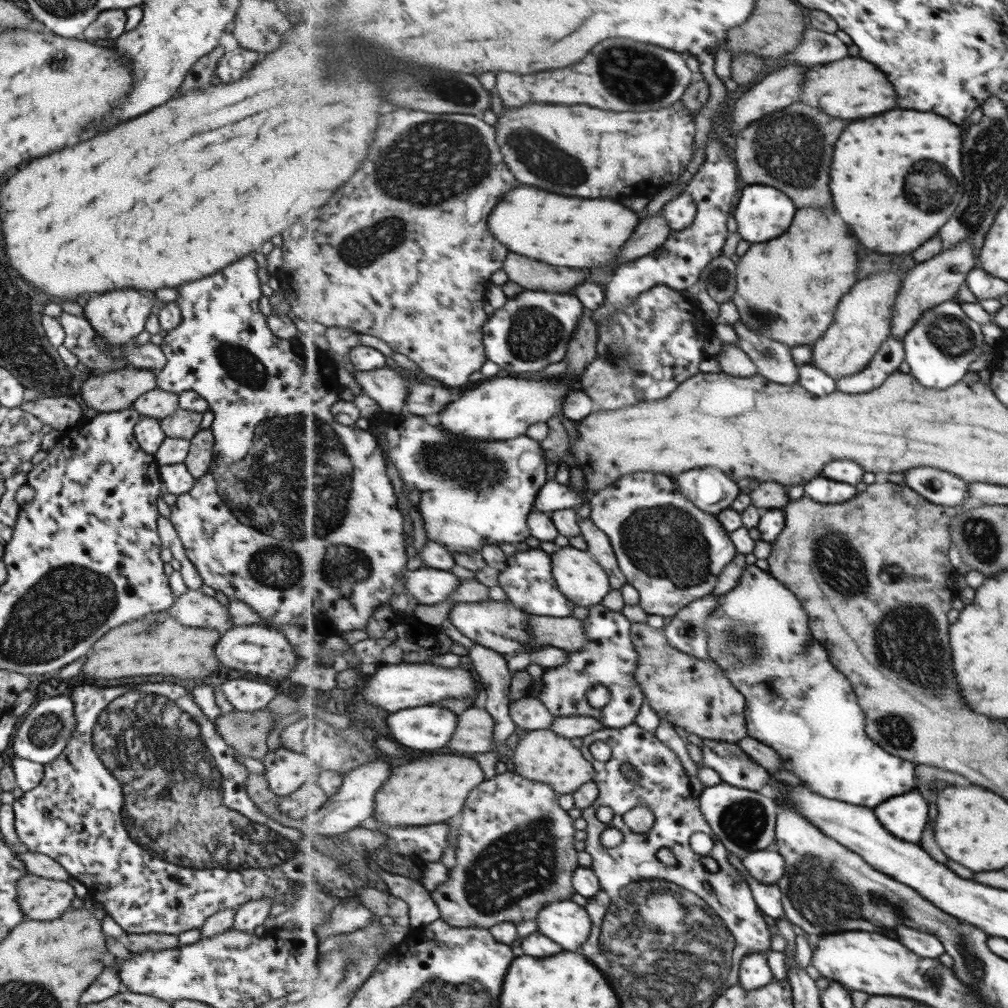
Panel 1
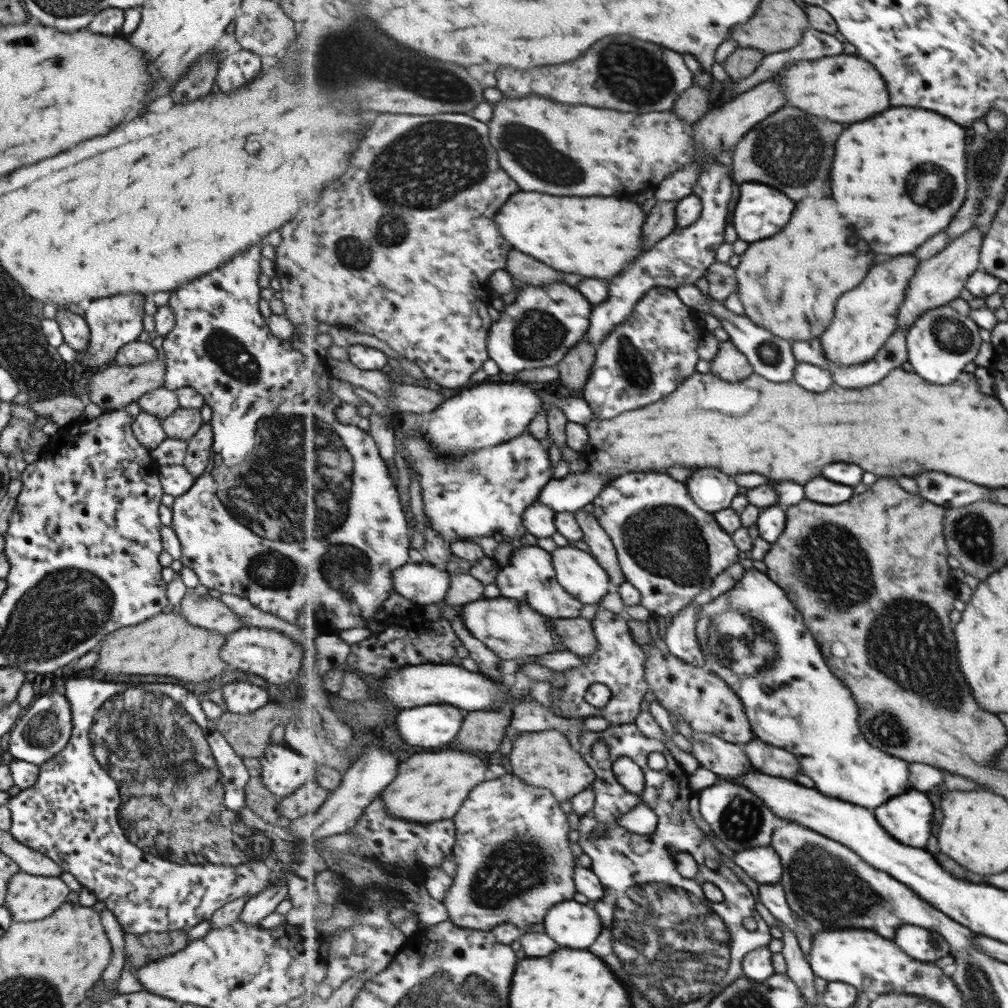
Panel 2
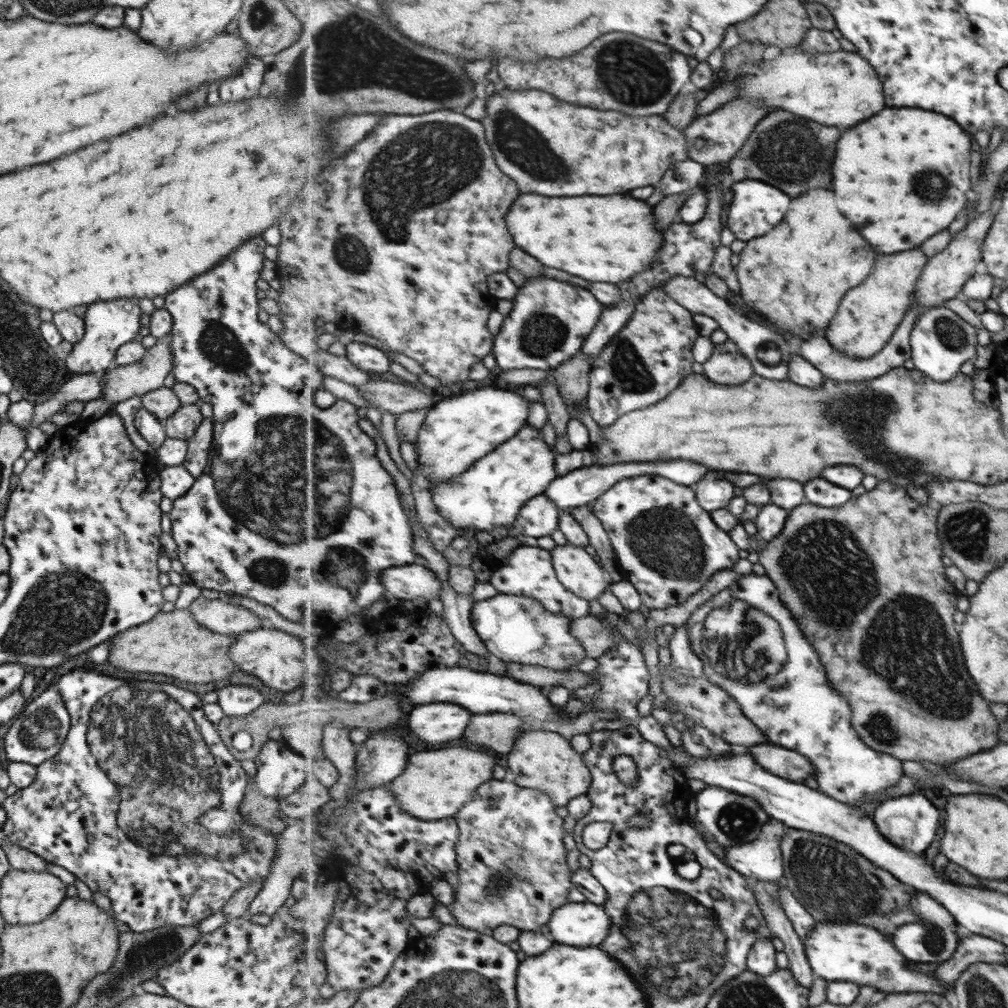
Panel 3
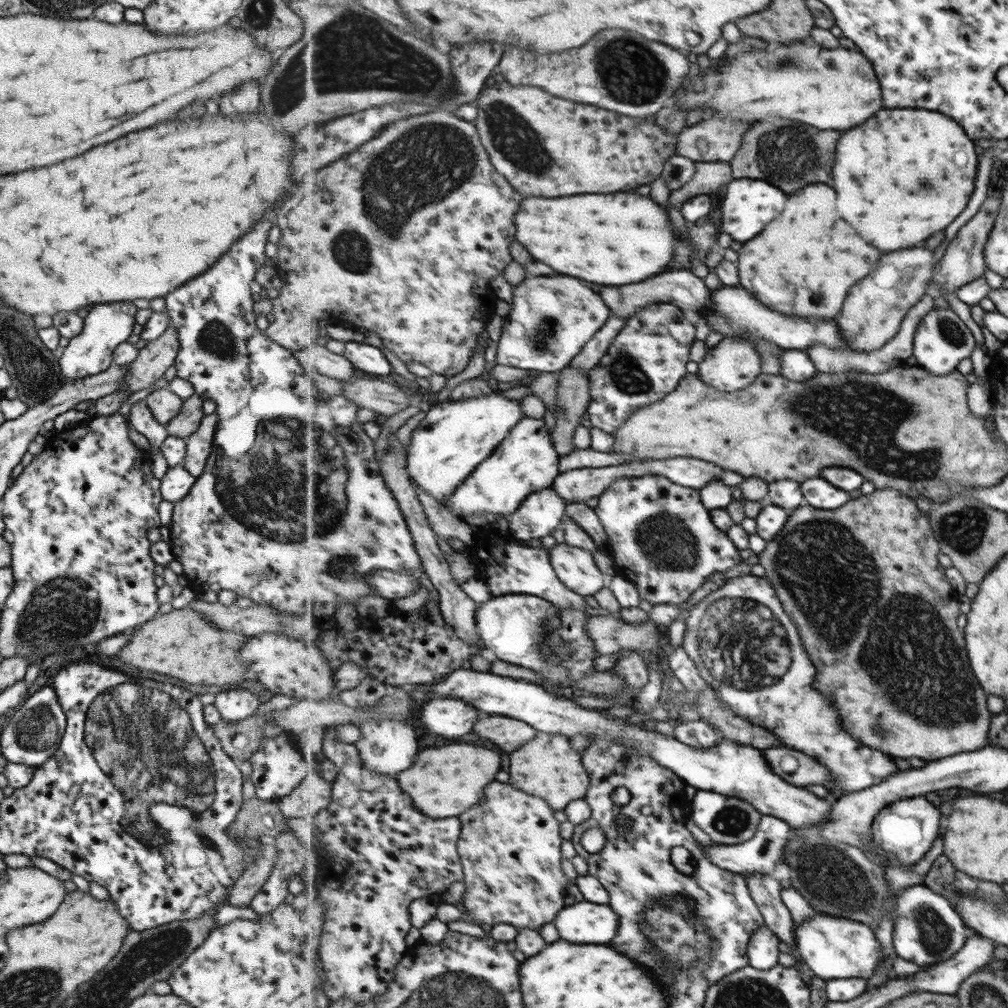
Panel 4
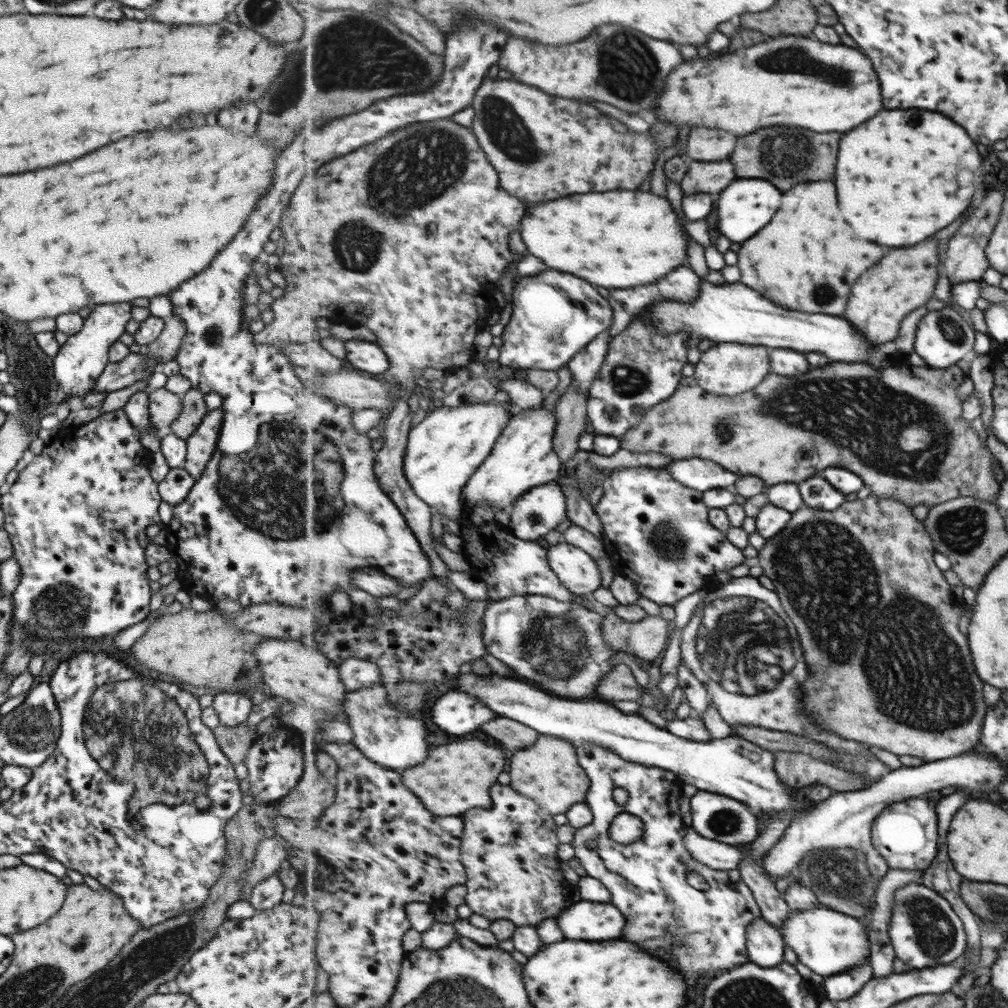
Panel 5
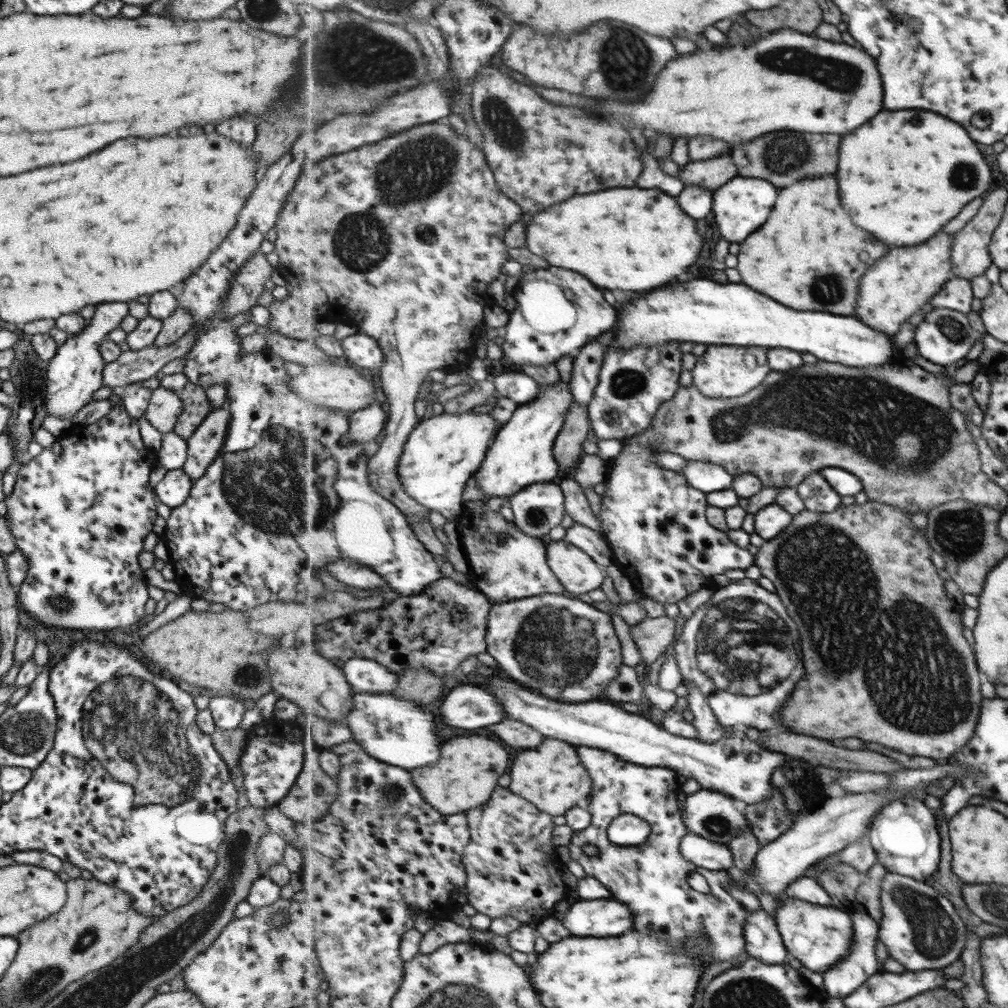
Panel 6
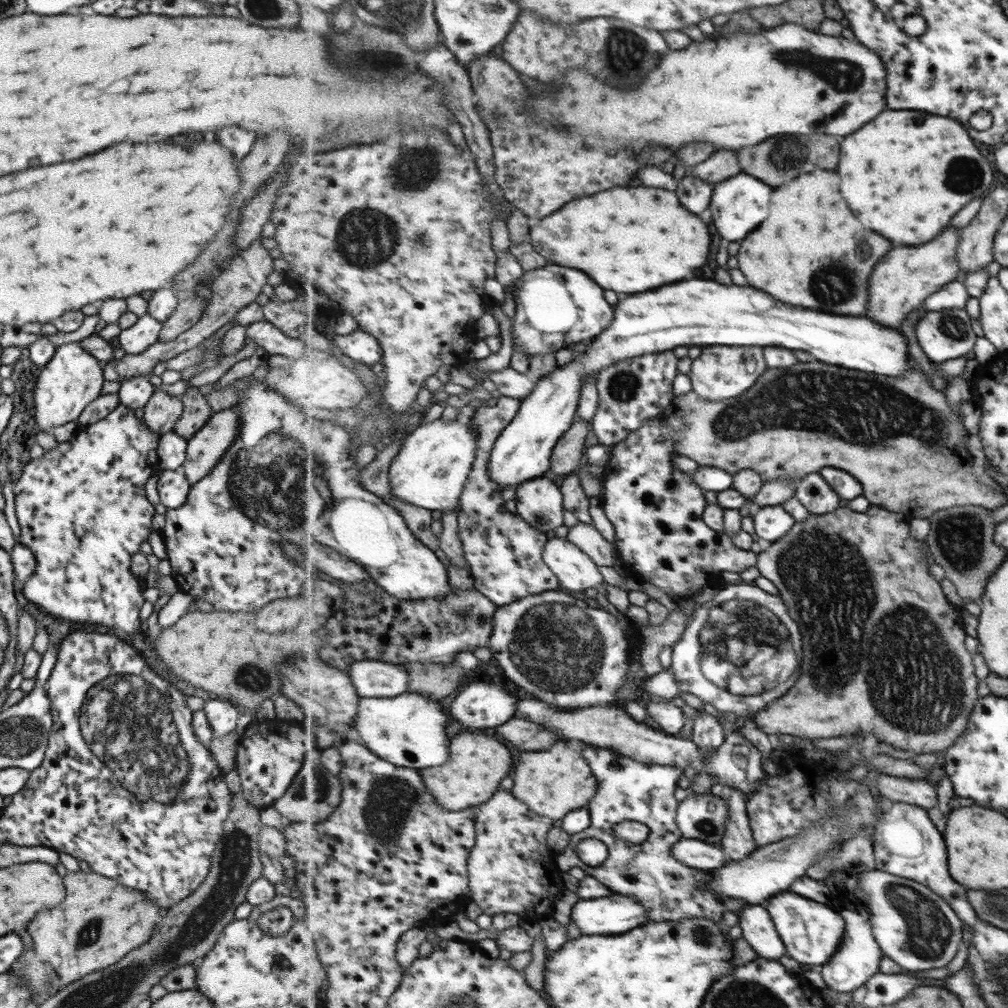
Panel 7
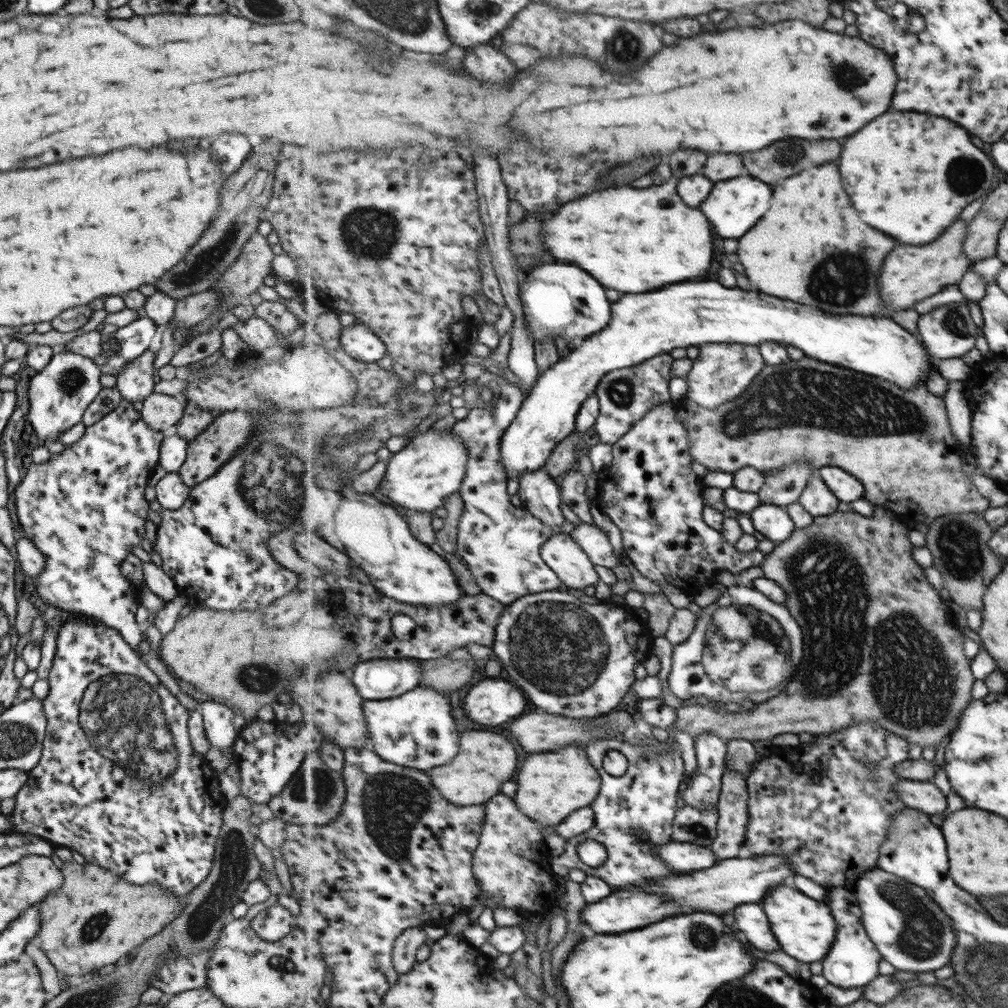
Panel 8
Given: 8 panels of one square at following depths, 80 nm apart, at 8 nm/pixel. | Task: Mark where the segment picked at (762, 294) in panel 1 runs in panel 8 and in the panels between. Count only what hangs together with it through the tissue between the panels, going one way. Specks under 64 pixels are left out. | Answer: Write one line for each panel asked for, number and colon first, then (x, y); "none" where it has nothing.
2: (789, 284)
3: (797, 275)
4: (804, 266)
5: (808, 258)
6: (811, 256)
7: (812, 252)
8: (812, 248)

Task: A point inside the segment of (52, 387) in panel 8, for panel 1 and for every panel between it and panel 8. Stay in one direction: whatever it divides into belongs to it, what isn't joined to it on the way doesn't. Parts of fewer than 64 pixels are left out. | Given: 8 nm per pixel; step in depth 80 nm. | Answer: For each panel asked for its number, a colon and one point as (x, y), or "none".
1: (117, 316)
2: (113, 321)
3: (107, 324)
4: (107, 324)
5: (76, 365)
6: (74, 372)
7: (71, 378)

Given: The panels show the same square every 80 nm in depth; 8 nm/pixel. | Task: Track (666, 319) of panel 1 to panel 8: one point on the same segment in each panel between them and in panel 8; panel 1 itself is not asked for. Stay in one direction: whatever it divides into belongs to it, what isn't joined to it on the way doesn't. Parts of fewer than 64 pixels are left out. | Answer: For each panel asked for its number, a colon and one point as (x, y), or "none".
2: (646, 358)
3: (650, 358)
4: (648, 359)
5: (644, 366)
6: (634, 383)
7: (637, 390)
8: (626, 395)

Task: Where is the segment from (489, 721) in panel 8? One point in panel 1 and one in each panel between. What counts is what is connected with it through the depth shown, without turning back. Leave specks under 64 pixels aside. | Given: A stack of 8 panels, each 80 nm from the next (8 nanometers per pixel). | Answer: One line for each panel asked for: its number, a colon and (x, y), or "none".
1: (428, 727)
2: (434, 726)
3: (439, 722)
4: (448, 717)
5: (458, 712)
6: (469, 707)
7: (480, 704)

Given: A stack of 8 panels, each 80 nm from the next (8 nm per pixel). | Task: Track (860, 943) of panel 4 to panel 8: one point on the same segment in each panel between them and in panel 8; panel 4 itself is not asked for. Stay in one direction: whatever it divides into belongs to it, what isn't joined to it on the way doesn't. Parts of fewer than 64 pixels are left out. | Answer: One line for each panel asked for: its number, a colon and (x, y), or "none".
5: (828, 942)
6: (819, 937)
7: (812, 932)
8: (806, 928)

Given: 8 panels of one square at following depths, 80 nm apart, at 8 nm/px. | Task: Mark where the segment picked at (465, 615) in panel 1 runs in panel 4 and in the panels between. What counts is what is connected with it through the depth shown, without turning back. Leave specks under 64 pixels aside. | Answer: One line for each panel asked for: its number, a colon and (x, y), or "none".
2: (514, 630)
3: (515, 628)
4: (530, 631)

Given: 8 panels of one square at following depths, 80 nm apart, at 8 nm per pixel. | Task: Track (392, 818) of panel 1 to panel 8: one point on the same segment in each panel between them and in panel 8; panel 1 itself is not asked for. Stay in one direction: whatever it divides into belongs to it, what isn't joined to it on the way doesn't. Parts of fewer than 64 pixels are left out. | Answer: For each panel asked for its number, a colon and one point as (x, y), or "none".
2: (433, 786)
3: (437, 784)
4: (448, 781)
5: (459, 777)
6: (467, 777)
7: (480, 762)
8: (487, 760)

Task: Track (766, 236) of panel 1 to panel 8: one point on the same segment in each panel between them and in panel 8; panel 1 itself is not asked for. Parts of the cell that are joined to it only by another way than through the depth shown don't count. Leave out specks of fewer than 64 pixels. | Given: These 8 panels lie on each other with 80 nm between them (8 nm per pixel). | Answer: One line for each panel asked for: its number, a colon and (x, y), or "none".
2: (762, 210)
3: (757, 207)
4: (749, 205)
5: (748, 205)
6: (742, 207)
7: (739, 205)
8: (735, 206)

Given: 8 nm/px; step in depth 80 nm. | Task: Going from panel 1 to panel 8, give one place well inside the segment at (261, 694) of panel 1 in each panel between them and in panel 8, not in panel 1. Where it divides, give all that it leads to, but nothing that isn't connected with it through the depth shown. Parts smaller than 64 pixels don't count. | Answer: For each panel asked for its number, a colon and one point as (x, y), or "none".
2: (240, 697)
3: (237, 698)
4: (238, 704)
5: (231, 709)
6: (226, 712)
7: (221, 715)
8: (216, 716)

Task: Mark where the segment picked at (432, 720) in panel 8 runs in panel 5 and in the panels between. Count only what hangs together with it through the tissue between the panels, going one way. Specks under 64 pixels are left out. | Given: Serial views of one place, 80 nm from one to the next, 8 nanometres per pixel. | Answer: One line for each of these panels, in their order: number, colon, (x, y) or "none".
5: (397, 740)
6: (398, 732)
7: (409, 730)

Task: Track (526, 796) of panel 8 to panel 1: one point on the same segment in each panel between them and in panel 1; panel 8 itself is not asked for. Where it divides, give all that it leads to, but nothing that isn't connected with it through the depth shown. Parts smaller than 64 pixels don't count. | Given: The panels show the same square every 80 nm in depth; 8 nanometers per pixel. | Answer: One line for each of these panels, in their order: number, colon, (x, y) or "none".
1: (541, 755)
2: (546, 759)
3: (543, 760)
4: (549, 766)
5: (550, 772)
6: (553, 778)
7: (553, 783)

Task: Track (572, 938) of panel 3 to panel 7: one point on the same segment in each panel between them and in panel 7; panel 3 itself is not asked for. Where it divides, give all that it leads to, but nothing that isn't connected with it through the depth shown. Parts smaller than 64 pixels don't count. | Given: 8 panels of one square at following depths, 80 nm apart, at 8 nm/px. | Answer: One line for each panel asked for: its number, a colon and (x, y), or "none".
4: (585, 922)
5: (584, 920)
6: (602, 918)
7: (617, 913)

